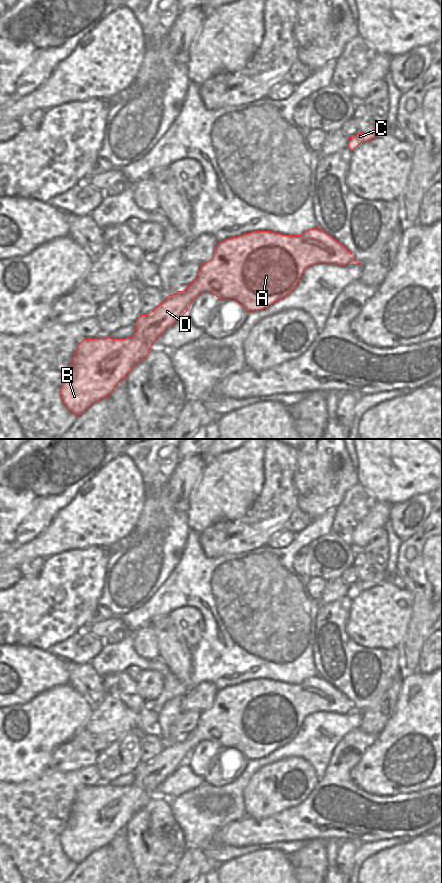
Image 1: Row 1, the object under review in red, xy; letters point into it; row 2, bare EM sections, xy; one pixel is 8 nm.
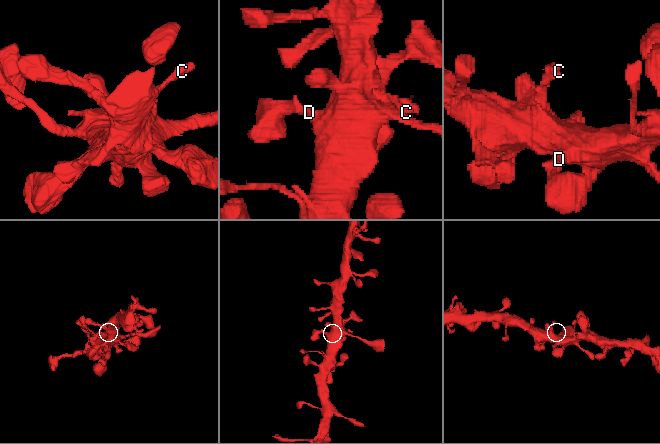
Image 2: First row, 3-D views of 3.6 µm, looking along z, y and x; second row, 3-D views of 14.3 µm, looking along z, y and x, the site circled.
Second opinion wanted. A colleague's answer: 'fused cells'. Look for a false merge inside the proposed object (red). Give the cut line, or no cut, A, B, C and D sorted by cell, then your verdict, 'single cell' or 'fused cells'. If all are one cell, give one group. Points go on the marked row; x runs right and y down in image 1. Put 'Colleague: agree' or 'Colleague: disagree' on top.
Colleague: disagree
no cut; A B C D; single cell

